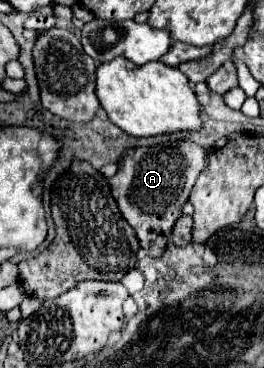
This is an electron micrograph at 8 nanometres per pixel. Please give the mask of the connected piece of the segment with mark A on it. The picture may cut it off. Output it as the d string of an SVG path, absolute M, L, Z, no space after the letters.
M181 138L173 144L169 142L169 144L131 148L117 162L119 170L109 180L113 198L123 218L135 230L141 242L141 248L151 258L163 256L171 238L173 224L183 216L181 208L189 200L189 192L193 184L197 182L197 176L205 172L207 156L209 156L209 150L205 146L199 146L189 138Z

